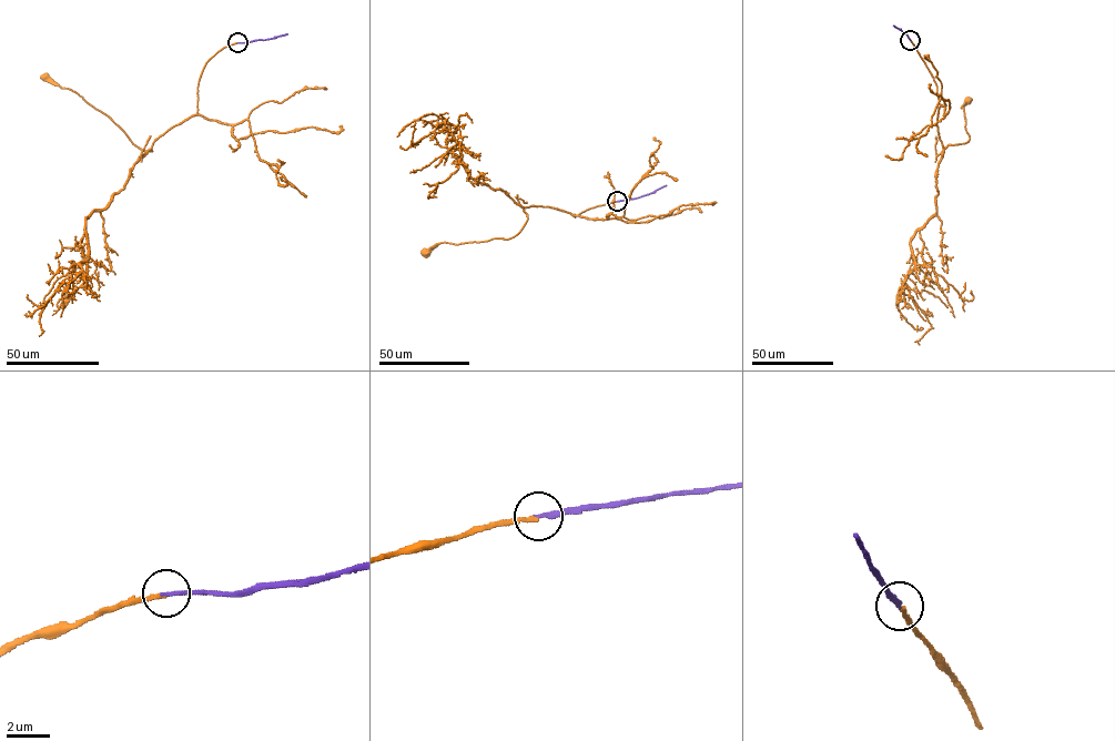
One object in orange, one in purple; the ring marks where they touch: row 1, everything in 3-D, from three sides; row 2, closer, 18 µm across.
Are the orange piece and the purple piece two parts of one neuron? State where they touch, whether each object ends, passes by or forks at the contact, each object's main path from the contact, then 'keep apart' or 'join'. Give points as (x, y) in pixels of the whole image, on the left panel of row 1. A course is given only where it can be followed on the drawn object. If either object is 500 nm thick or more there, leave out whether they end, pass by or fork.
at (237, 42); orange ends there; purple ends there; orange runs (237, 42), (211, 58), (200, 77), (196, 113), (160, 135), (151, 151), (46, 77); purple runs (237, 42), (287, 33); join

